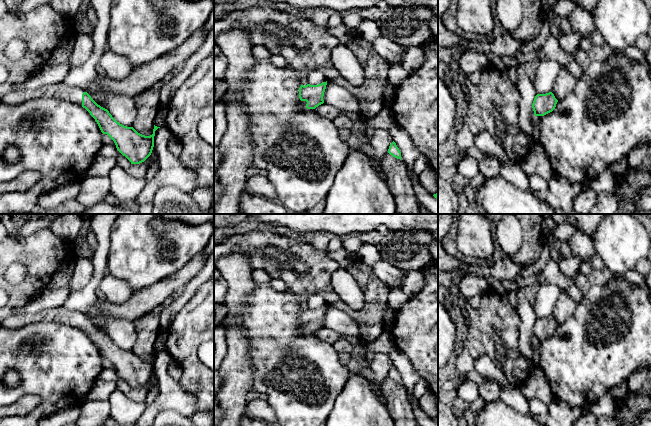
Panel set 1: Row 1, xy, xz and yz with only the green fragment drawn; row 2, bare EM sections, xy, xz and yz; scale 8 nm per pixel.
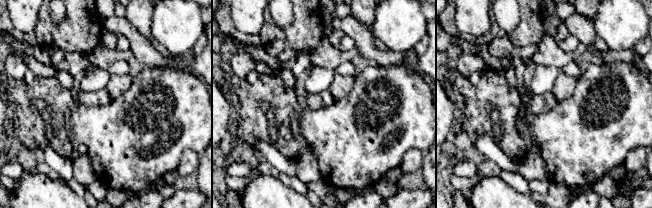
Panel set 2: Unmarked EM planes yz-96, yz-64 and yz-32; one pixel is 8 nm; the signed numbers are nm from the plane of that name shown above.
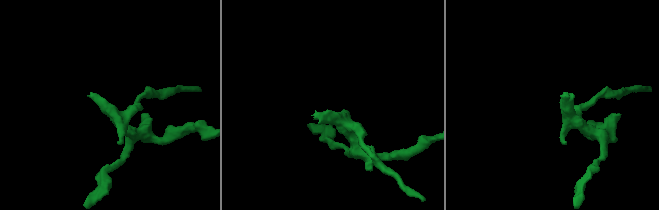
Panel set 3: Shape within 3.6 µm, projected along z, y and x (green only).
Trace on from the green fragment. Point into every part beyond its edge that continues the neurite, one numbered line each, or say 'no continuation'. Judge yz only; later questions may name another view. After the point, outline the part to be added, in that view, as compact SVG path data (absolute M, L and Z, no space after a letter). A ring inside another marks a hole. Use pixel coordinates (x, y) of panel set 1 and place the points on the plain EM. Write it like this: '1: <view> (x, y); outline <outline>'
no continuation

